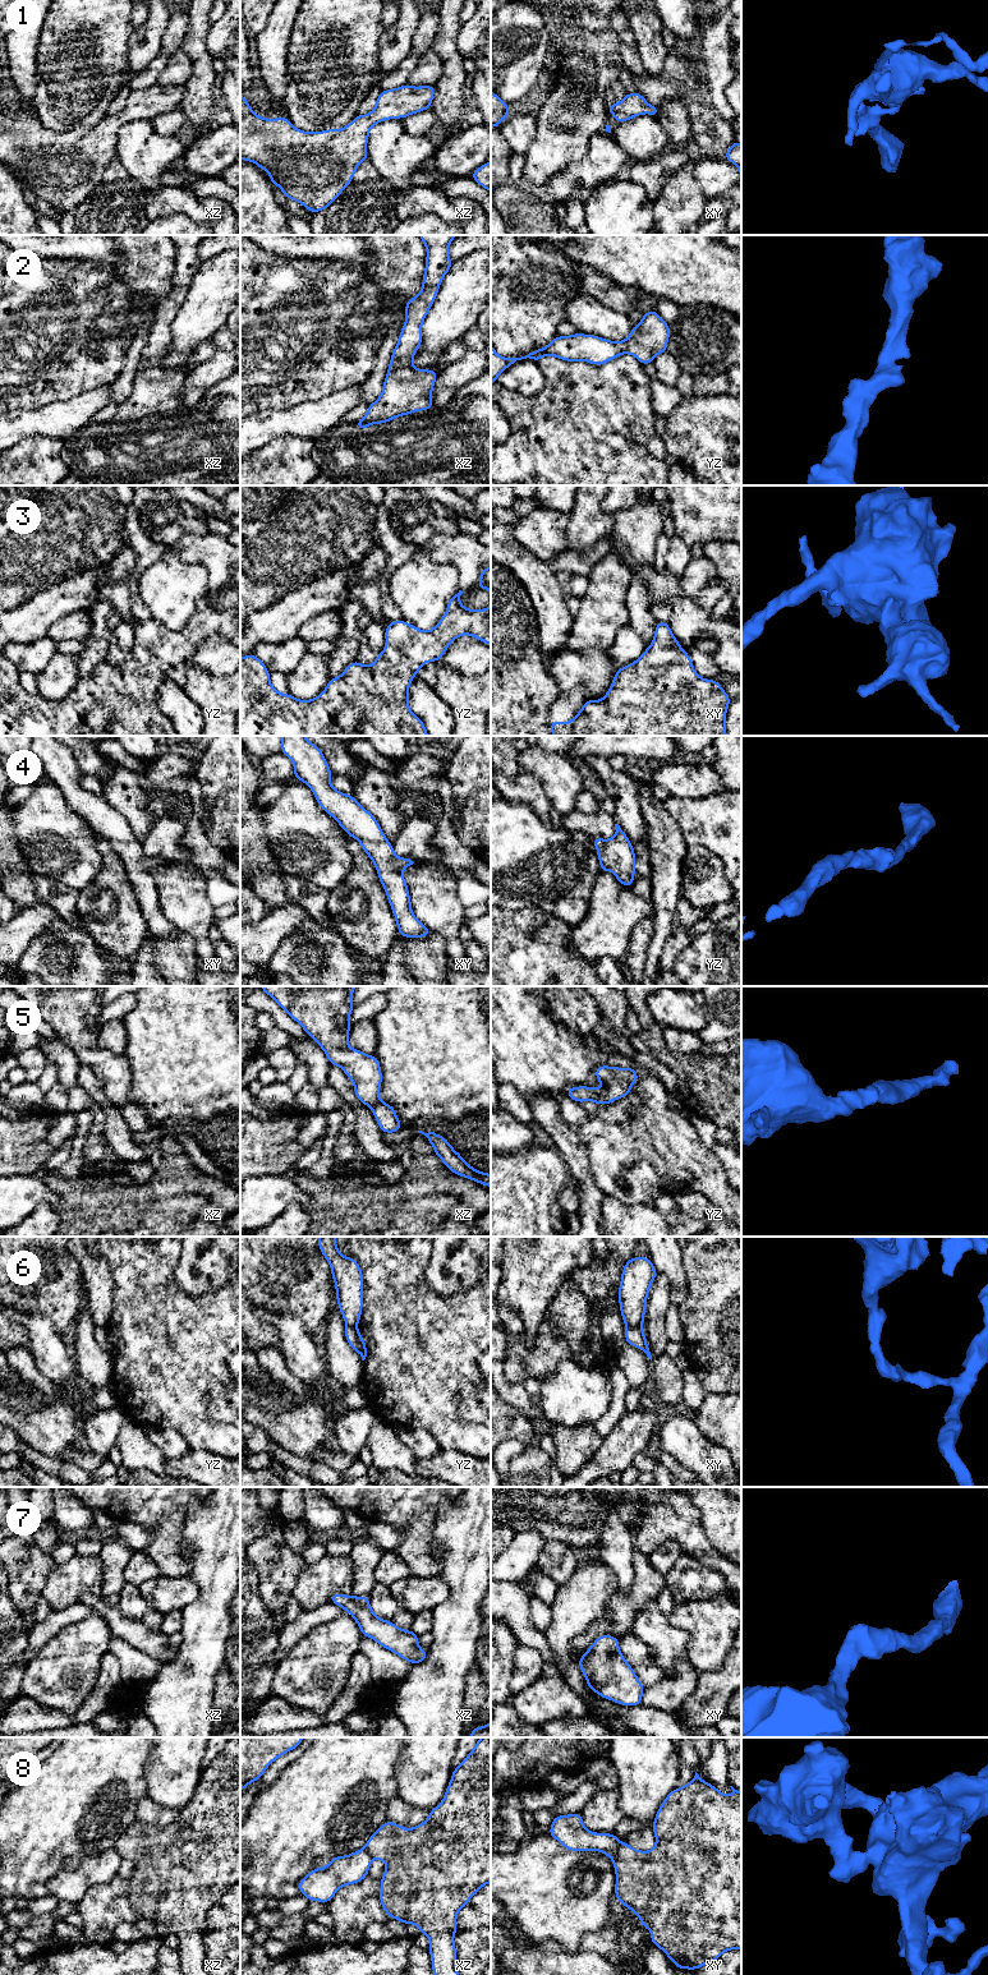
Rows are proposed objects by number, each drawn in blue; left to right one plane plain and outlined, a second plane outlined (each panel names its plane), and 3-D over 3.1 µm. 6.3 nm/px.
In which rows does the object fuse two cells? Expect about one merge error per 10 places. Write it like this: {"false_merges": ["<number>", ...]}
{"false_merges": ["6", "8"]}

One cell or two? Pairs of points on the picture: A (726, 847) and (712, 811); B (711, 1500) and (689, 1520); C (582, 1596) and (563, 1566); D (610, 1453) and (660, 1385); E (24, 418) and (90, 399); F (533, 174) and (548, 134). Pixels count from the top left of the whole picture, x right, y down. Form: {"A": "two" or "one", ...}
{"A": "one", "B": "two", "C": "two", "D": "one", "E": "one", "F": "one"}

